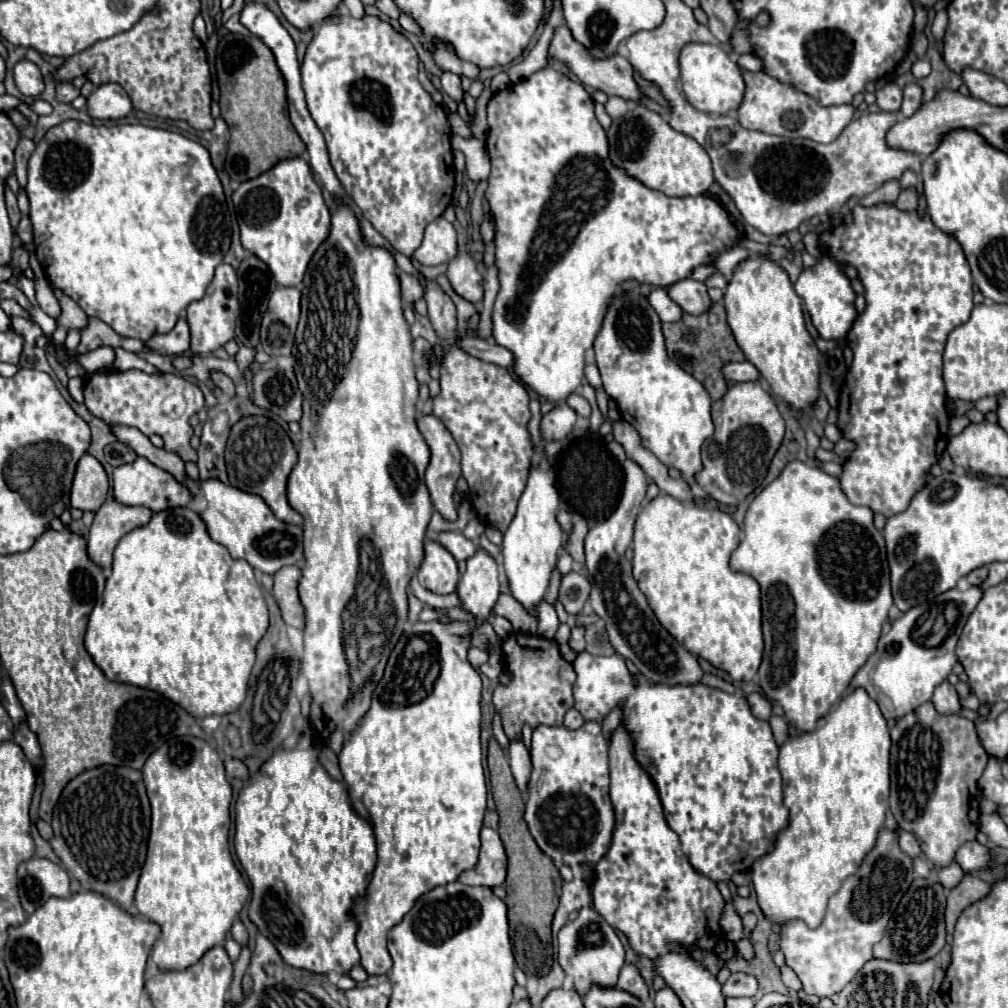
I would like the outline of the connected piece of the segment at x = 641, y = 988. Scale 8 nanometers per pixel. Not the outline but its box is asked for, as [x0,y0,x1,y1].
[617,963,649,1003]

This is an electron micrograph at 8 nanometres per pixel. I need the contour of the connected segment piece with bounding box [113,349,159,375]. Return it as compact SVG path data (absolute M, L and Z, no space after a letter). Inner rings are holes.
M115 349L115 353L117 353L117 359L115 359L113 367L119 369L119 371L127 371L127 369L141 369L141 371L145 371L145 373L153 373L153 375L159 373L157 367L149 365L145 359L137 357L135 353L129 353L129 351L125 351L125 349Z

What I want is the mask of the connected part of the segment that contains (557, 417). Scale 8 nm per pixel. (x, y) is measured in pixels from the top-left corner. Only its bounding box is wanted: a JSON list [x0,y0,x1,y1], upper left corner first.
[539,403,577,441]

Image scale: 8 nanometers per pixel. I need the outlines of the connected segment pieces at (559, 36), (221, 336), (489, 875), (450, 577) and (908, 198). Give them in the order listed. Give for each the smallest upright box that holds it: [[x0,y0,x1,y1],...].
[[549,25,641,101],[187,263,239,353],[459,827,507,887],[417,541,459,593],[897,187,917,211]]

